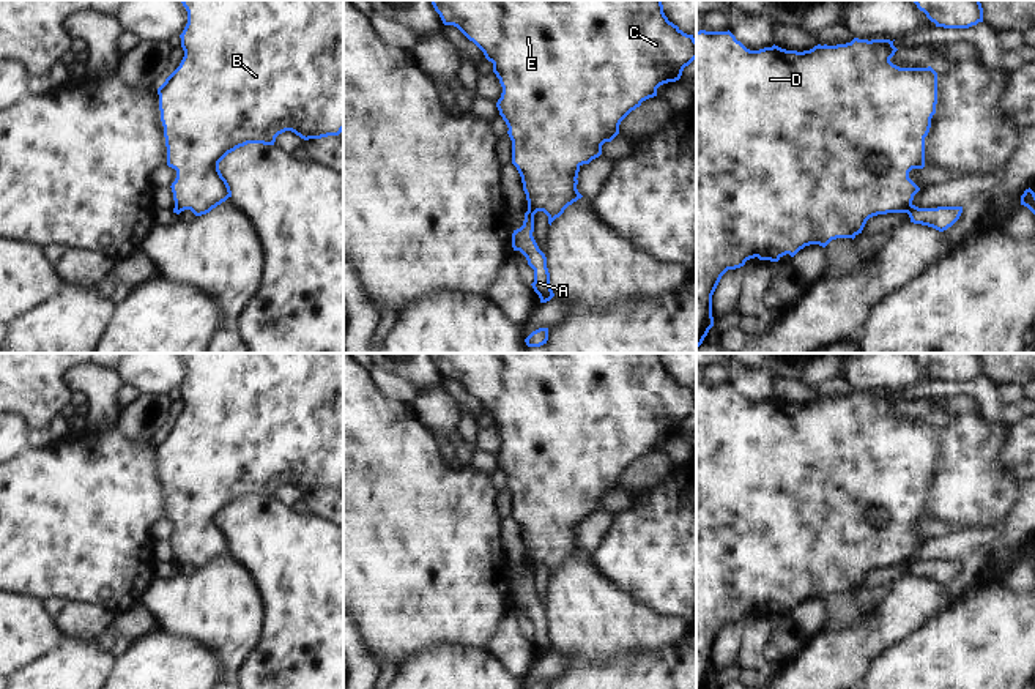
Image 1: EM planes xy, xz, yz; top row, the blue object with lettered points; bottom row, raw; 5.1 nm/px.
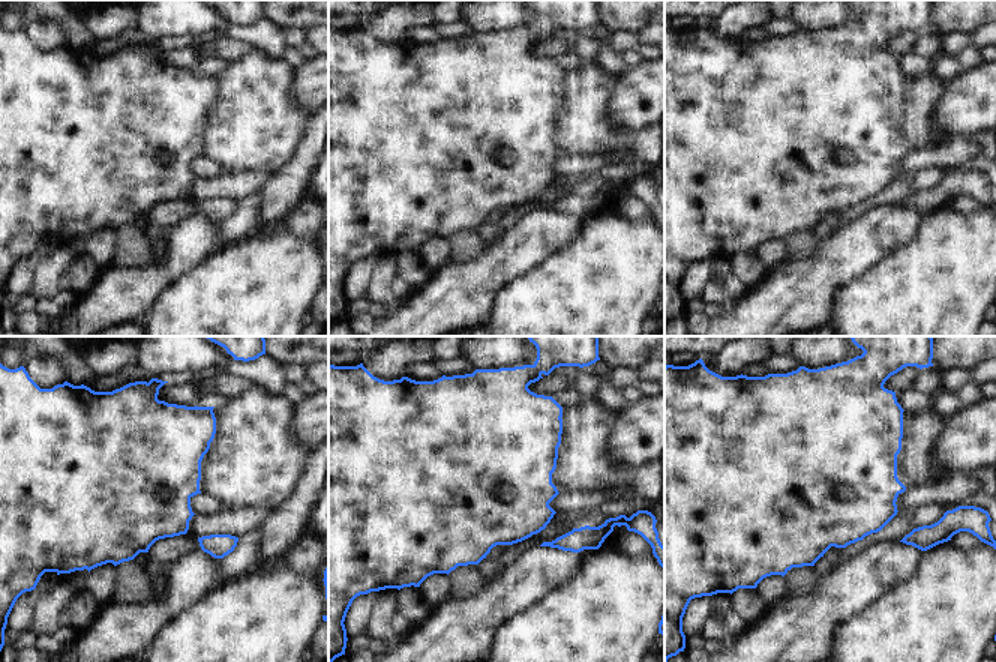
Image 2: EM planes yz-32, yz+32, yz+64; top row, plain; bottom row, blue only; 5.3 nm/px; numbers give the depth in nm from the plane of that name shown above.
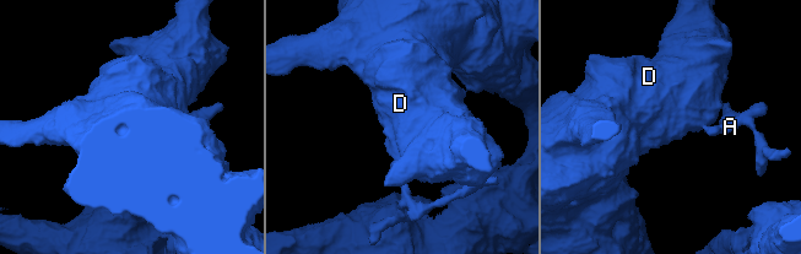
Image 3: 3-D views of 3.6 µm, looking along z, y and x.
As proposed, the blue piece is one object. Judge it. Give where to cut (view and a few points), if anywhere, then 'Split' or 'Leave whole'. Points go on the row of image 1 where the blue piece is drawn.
Split along yz (912, 205), (906, 212). Split

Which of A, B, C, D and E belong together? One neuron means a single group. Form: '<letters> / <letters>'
A / B C D E

